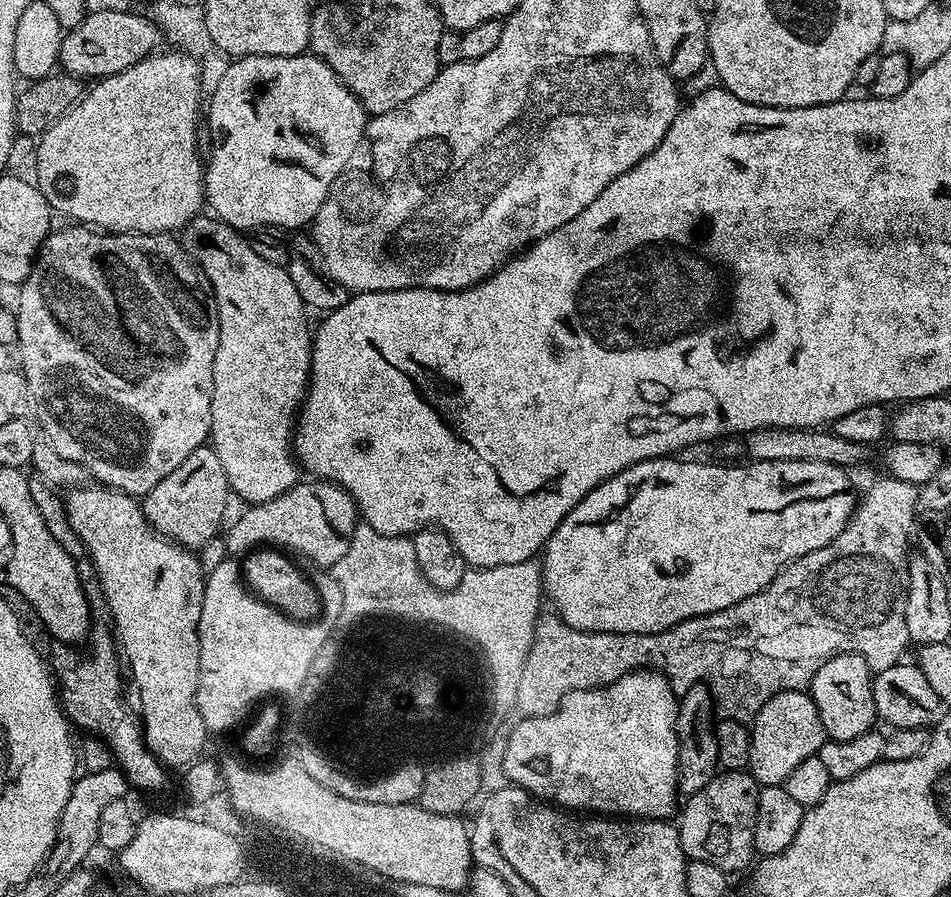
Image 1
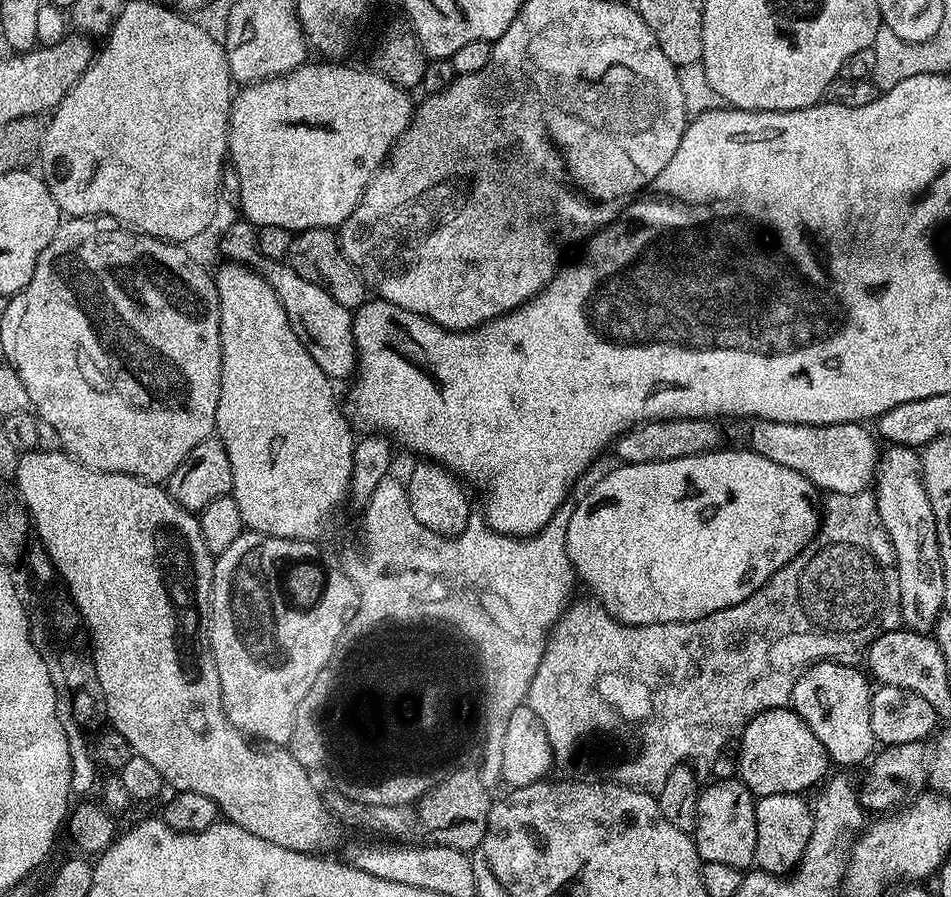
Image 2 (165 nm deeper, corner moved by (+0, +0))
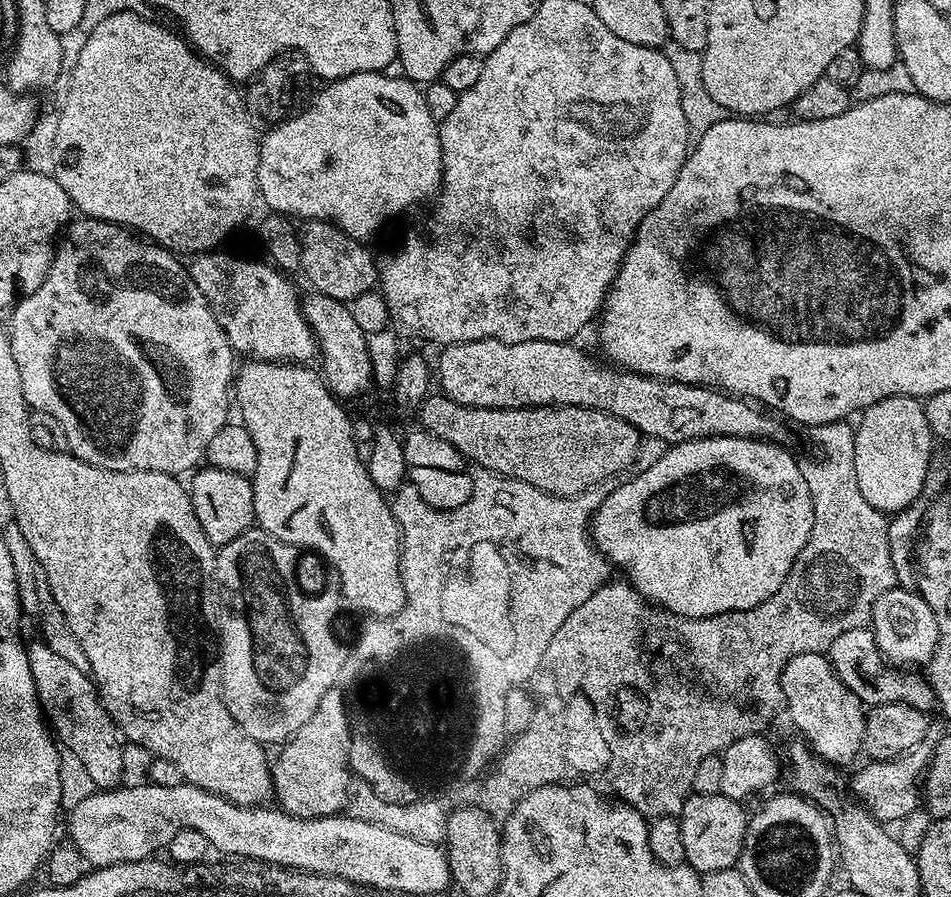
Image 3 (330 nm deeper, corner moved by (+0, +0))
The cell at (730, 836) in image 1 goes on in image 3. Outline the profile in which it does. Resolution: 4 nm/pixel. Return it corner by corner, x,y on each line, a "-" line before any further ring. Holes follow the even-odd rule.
721,791
714,794
692,794
684,801
678,814
684,859
695,872
703,874
739,865
750,819
749,813
744,813
744,806
741,801
730,798

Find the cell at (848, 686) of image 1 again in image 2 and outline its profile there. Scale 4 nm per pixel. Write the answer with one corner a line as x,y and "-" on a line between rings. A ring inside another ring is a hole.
825,660
801,672
794,682
791,707
814,730
814,738
822,742
829,761
836,764
860,764
873,755
877,747
874,730
870,730
870,702
873,689
863,671
851,668
851,663

